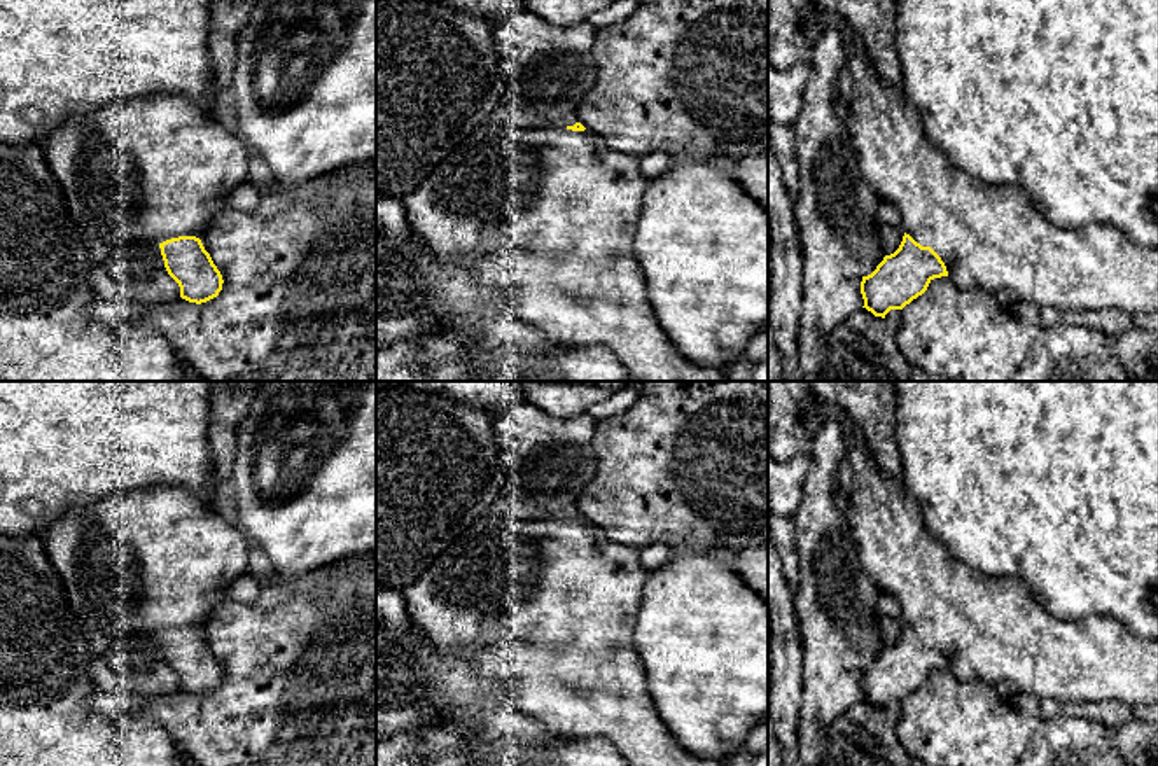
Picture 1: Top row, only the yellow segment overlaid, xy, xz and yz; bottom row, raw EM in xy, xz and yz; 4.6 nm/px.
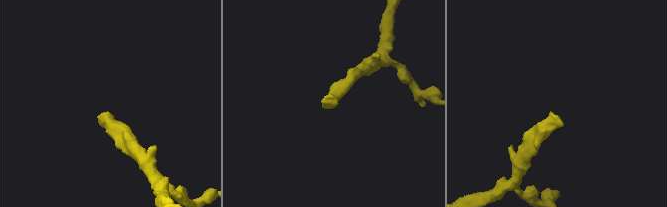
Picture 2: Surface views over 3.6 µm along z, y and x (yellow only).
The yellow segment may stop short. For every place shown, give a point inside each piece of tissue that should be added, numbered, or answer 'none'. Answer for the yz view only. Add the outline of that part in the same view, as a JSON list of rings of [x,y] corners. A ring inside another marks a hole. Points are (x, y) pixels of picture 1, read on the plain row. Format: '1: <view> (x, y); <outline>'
1: yz (994, 628); [[[768,381],[768,455],[778,462],[808,458],[812,442],[826,420],[845,427],[847,455],[834,481],[840,505],[857,542],[859,561],[875,586],[890,593],[901,605],[901,619],[922,638],[931,638],[945,654],[948,670],[959,680],[981,679],[992,686],[1009,682],[1016,693],[1058,701],[1121,701],[1127,705],[1158,703],[1158,638],[1139,638],[1111,616],[1090,614],[1078,621],[1051,616],[1029,584],[1020,577],[990,577],[959,558],[936,540],[922,509],[903,481],[889,477],[869,446],[859,437],[859,423],[840,406],[819,399],[808,381]]]

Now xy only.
1: xy (139, 564); [[[149,486],[79,505],[56,518],[42,544],[79,626],[114,640],[196,628],[224,602],[224,589],[248,574],[252,544],[184,486]]]

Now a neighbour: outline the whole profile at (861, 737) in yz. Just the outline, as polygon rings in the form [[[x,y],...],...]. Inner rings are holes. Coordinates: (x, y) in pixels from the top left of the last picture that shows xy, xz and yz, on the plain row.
[[[866,700],[845,710],[831,726],[822,766],[911,766],[885,710]]]

